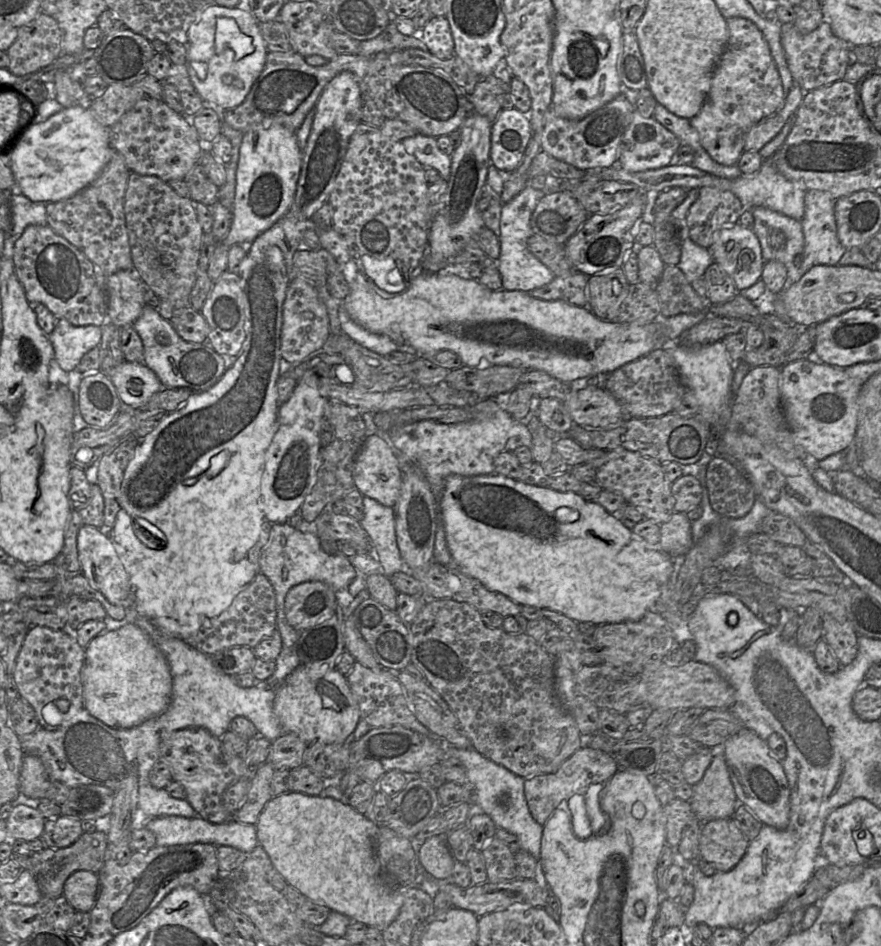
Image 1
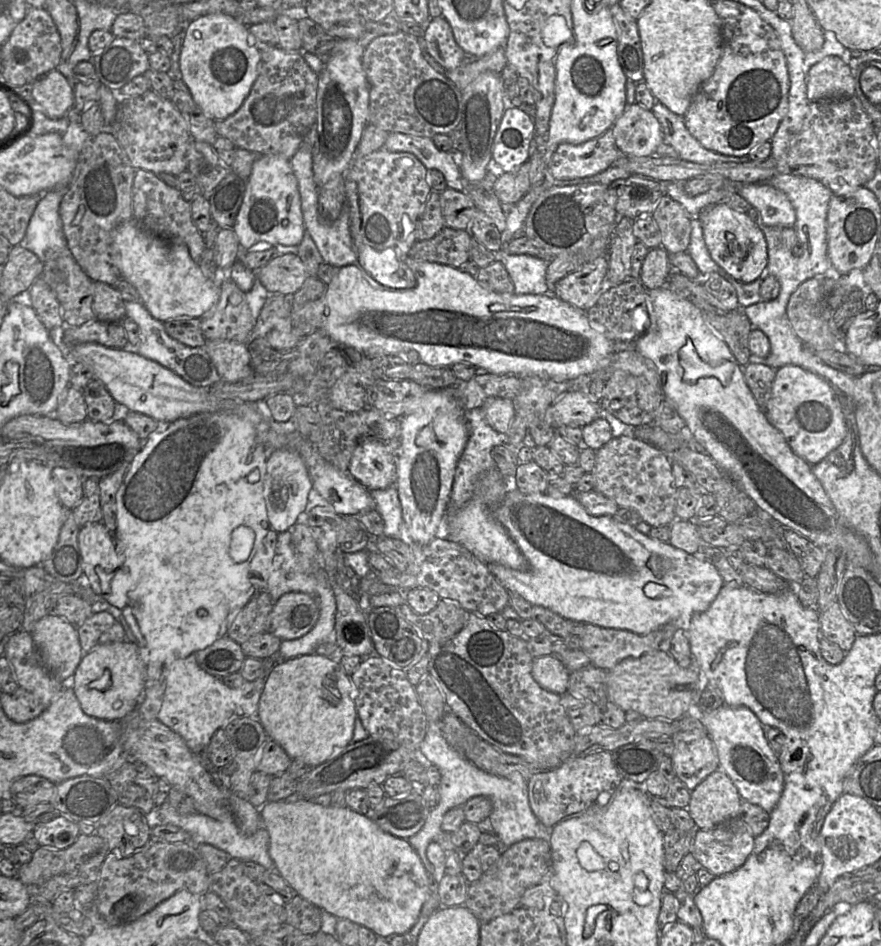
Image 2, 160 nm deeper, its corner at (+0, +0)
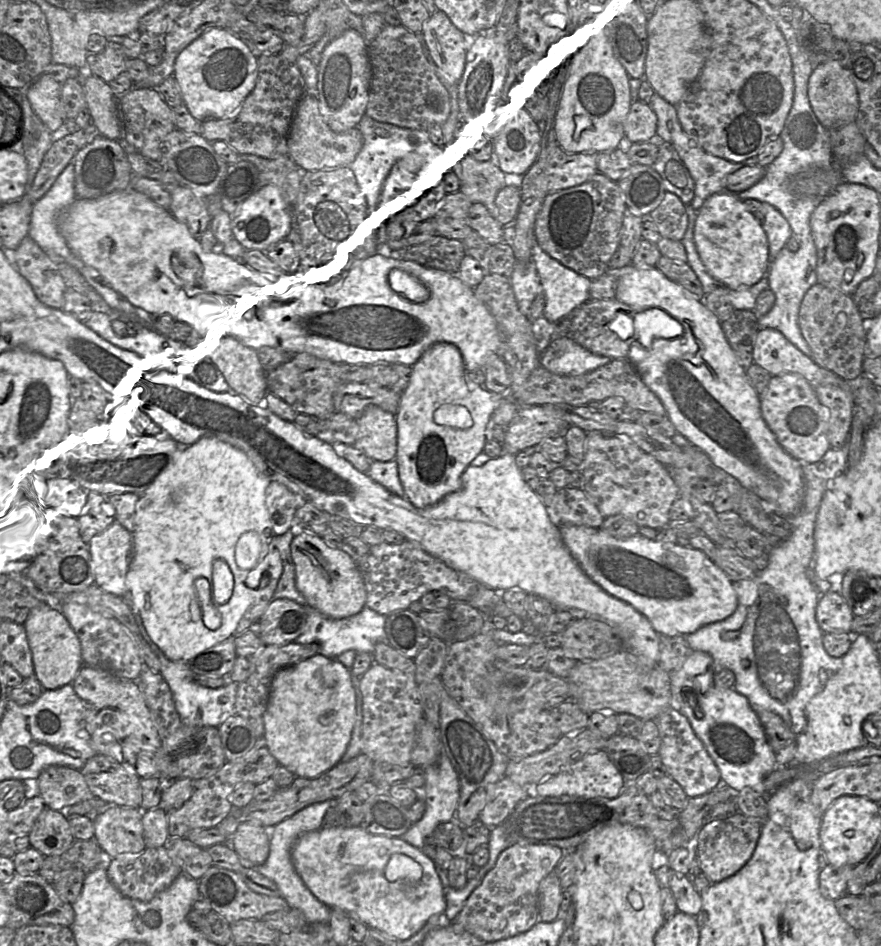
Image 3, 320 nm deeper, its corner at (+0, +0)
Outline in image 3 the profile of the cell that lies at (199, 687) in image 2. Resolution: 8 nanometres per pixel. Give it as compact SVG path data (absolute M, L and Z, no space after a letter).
M147 640L146 642L160 660L161 668L159 673L169 685L175 708L185 725L190 727L214 726L218 728L228 717L237 715L235 702L239 683L228 680L223 686L218 688L202 686L194 681L194 673L189 668L187 661L172 661L152 643Z

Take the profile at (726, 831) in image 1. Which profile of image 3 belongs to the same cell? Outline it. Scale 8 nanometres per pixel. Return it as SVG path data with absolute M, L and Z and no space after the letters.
M735 812L727 817L707 820L696 835L696 854L702 872L711 883L723 881L737 873L751 858L761 834L762 824Z

